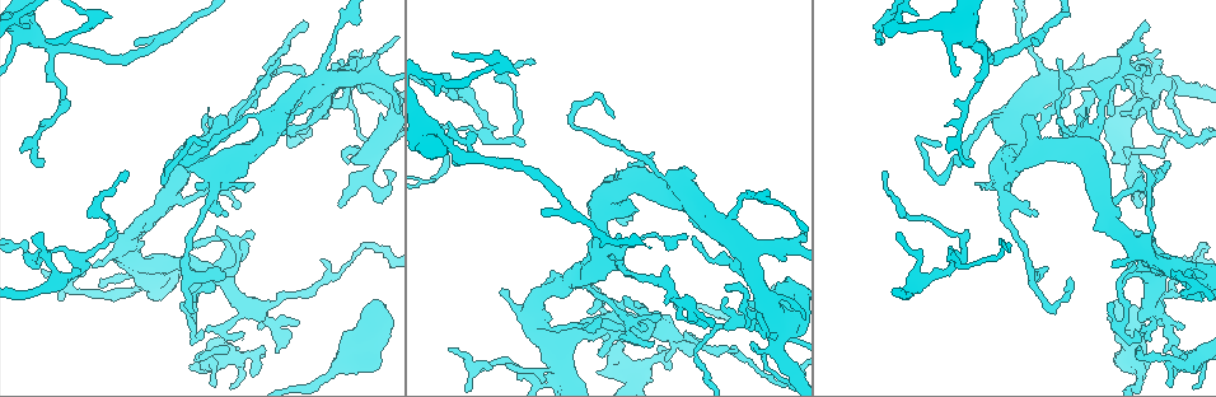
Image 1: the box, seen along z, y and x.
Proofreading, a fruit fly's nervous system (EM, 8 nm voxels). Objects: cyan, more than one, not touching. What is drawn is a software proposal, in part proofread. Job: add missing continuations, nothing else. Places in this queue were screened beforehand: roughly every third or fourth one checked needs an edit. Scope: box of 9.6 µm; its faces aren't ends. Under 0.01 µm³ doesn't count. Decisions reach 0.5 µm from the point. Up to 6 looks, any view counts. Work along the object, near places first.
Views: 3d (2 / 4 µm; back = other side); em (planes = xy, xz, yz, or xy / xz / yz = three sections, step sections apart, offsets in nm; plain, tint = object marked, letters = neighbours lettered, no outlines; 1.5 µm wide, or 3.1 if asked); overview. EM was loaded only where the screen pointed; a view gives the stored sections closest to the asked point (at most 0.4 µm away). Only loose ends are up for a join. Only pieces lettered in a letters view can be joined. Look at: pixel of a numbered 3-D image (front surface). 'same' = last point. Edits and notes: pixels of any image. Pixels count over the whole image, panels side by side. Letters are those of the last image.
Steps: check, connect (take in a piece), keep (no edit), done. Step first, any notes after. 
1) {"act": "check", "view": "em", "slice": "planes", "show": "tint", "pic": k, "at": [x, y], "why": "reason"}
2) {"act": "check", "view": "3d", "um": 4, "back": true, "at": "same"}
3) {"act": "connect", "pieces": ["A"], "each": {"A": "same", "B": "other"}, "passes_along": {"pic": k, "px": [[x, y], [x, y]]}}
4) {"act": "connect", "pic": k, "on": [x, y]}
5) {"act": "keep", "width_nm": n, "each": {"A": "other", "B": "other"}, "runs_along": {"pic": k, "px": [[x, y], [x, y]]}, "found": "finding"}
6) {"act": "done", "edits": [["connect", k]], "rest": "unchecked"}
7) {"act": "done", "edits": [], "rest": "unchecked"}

{"act": "check", "view": "3d", "um": 2, "pic": 1, "at": [229, 347]}

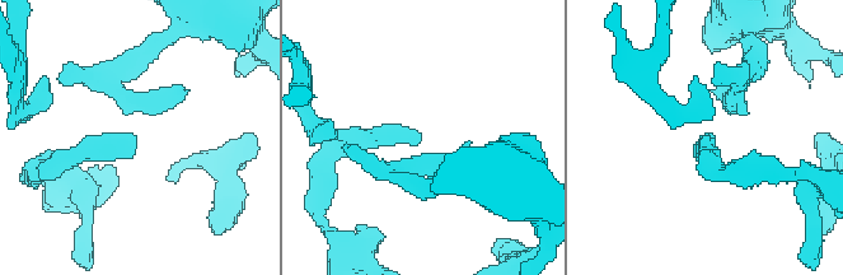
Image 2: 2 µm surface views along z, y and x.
{"act": "check", "view": "em", "slice": "xy", "step": 8, "show": "tint", "pic": 2, "at": [714, 136]}

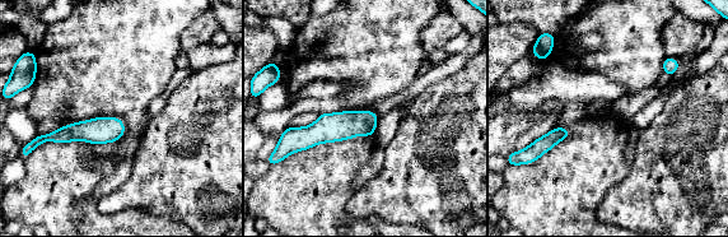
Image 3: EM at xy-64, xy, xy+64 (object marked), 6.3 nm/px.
{"act": "check", "view": "em", "slice": "xz", "step": 4, "show": "letters", "at": "same"}

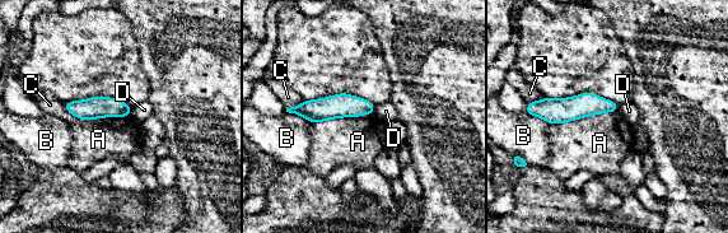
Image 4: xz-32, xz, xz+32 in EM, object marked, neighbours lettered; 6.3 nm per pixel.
{"act": "keep", "width_nm": 120, "each": {"A": "other", "B": "other", "C": "other", "D": "other"}, "found": "none of them fits"}

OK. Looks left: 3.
{"act": "check", "view": "em", "slice": "yz", "step": 4, "show": "tint", "pic": 1, "at": [1042, 276], "why": "thin end"}

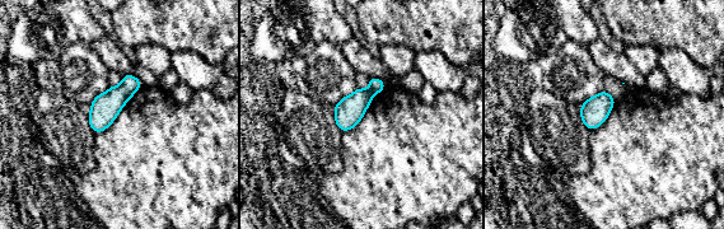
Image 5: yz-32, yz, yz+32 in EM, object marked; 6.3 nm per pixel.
{"act": "check", "view": "em", "slice": "planes", "show": "letters", "at": "same", "why": "another direction"}

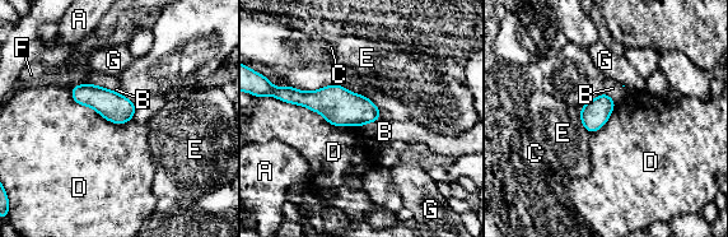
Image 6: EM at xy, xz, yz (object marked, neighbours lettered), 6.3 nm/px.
{"act": "keep", "width_nm": 180, "each": {"A": "other", "B": "other", "C": "other", "D": "other", "E": "other", "F": "other", "G": "other"}, "border": {"pic": 6, "px": [[276, 97], [331, 124], [359, 126]]}, "found": "no lettered piece goes on from it"}

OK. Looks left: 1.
{"act": "check", "view": "em", "slice": "planes", "show": "letters", "pic": 1, "at": [41, 163], "why": "thin end"}

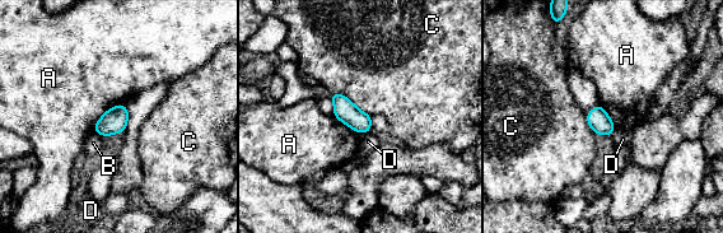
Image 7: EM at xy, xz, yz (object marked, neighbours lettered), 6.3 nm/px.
{"act": "keep", "width_nm": 140, "each": {"A": "other", "B": "other", "C": "other", "D": "other"}, "found": "none of them fits"}

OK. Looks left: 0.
{"act": "done", "edits": [], "rest": "unchecked"}

